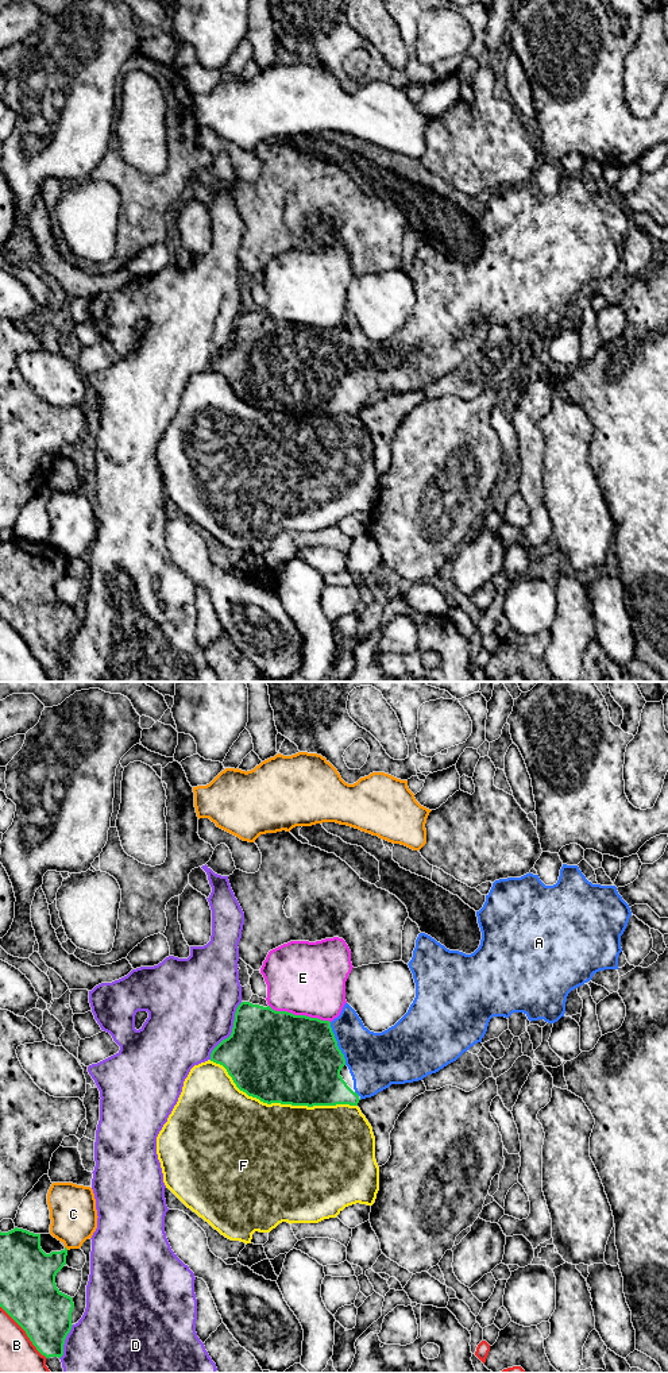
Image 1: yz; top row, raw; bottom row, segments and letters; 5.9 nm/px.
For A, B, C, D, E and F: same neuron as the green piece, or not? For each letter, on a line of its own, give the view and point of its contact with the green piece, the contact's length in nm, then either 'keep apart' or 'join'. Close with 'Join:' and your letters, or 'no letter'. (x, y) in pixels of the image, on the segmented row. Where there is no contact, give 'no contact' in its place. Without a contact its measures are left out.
A: contact yz (336, 1044); length 280 nm; join
B: contact yz (26, 1333); length 420 nm; keep apart
C: no contact; keep apart
D: contact yz (232, 1032); length 400 nm; keep apart
E: contact yz (300, 1015); length 380 nm; keep apart
F: contact yz (281, 1103); length 900 nm; keep apart
Join: A

